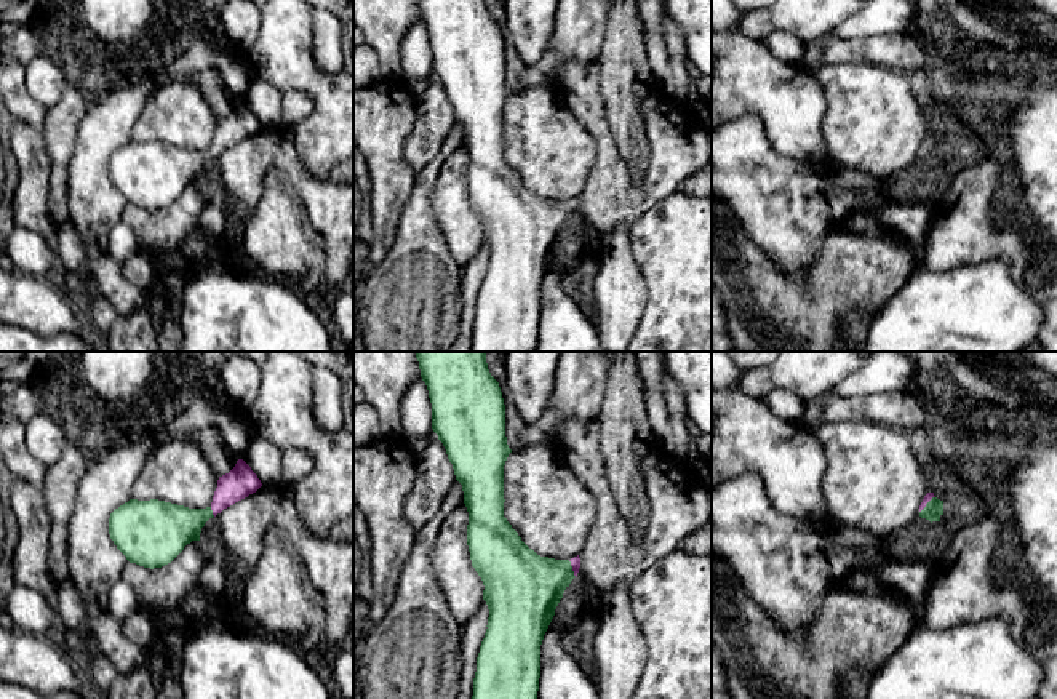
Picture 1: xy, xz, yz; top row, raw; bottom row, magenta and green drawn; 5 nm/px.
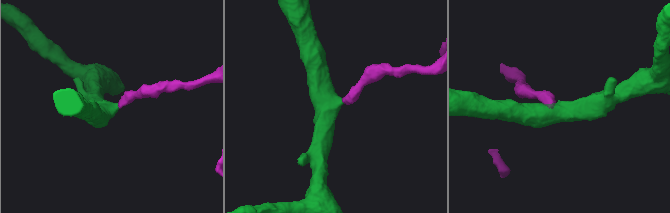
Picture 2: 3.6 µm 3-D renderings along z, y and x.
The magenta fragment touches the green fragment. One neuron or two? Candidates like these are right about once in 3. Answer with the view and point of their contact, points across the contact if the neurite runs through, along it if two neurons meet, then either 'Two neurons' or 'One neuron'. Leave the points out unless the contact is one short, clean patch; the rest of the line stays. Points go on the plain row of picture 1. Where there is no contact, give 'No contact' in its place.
Touches magenta at xy (213, 154). Path across: xy (240, 123), (213, 154), (167, 170). One neuron

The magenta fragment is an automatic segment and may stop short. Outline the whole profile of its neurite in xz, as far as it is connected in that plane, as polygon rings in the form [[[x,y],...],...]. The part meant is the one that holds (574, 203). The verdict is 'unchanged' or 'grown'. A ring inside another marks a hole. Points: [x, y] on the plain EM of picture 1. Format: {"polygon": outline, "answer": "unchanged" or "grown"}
{"polygon": [[[417,0],[432,45],[432,70],[443,85],[469,154],[467,187],[483,222],[489,259],[477,299],[470,352],[536,352],[540,286],[571,222],[579,197],[555,202],[529,190],[504,158],[504,107],[512,94],[505,78],[505,46],[486,0]]], "answer": "grown"}

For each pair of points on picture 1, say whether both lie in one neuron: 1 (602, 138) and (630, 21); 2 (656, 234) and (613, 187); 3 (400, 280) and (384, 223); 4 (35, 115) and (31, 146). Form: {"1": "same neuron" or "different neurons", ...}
{"1": "different neurons", "2": "different neurons", "3": "different neurons", "4": "different neurons"}

